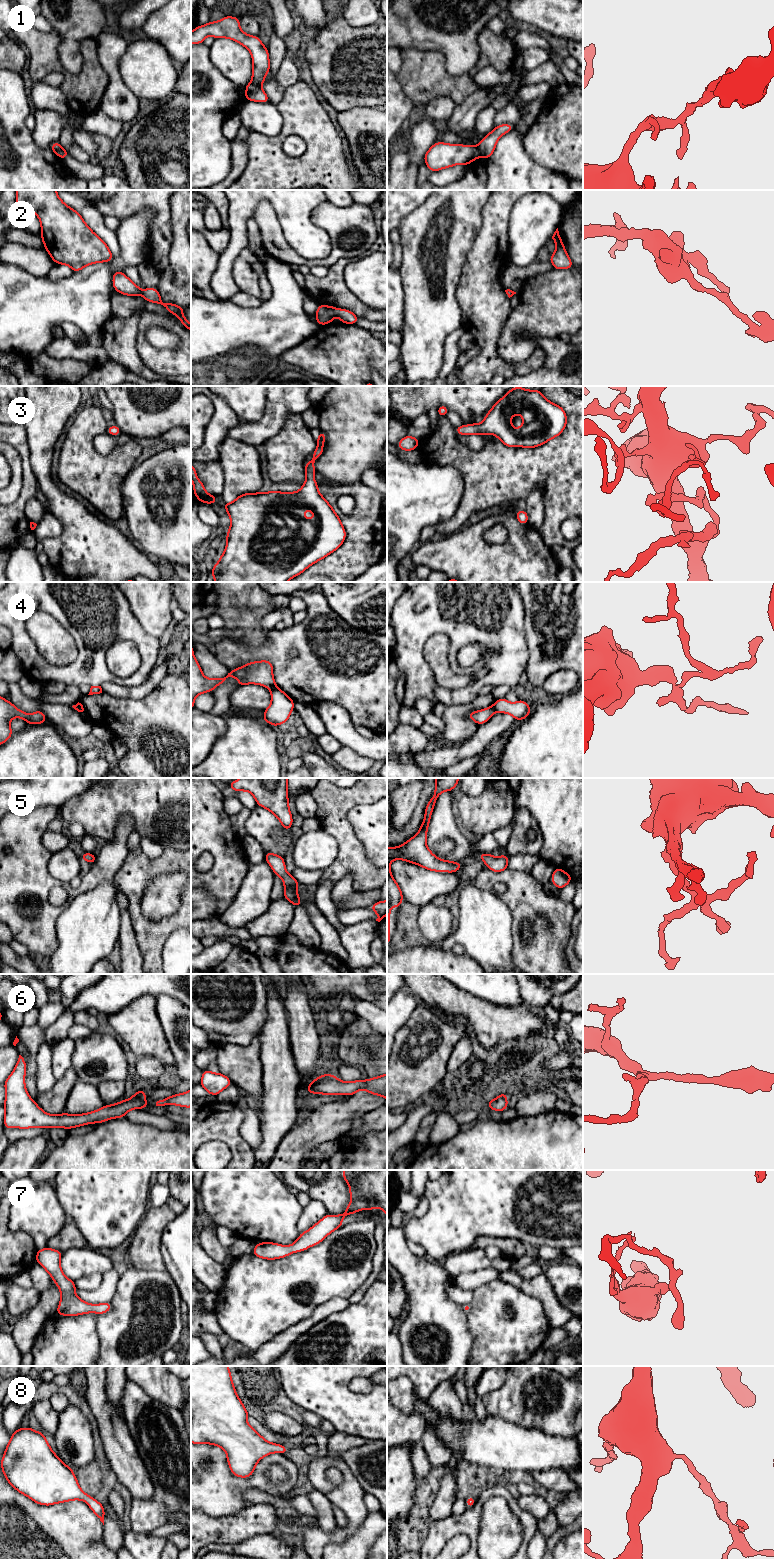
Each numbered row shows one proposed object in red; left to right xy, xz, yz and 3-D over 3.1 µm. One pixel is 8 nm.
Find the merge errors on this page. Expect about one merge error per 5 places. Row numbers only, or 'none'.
1, 4

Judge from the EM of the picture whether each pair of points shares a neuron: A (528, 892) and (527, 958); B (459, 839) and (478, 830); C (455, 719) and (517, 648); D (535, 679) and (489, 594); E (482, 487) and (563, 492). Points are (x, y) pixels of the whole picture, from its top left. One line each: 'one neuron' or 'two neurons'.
A: one neuron
B: two neurons
C: two neurons
D: two neurons
E: one neuron

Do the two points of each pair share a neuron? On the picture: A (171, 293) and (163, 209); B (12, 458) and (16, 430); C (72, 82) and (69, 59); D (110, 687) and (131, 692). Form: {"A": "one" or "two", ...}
{"A": "one", "B": "two", "C": "two", "D": "one"}

